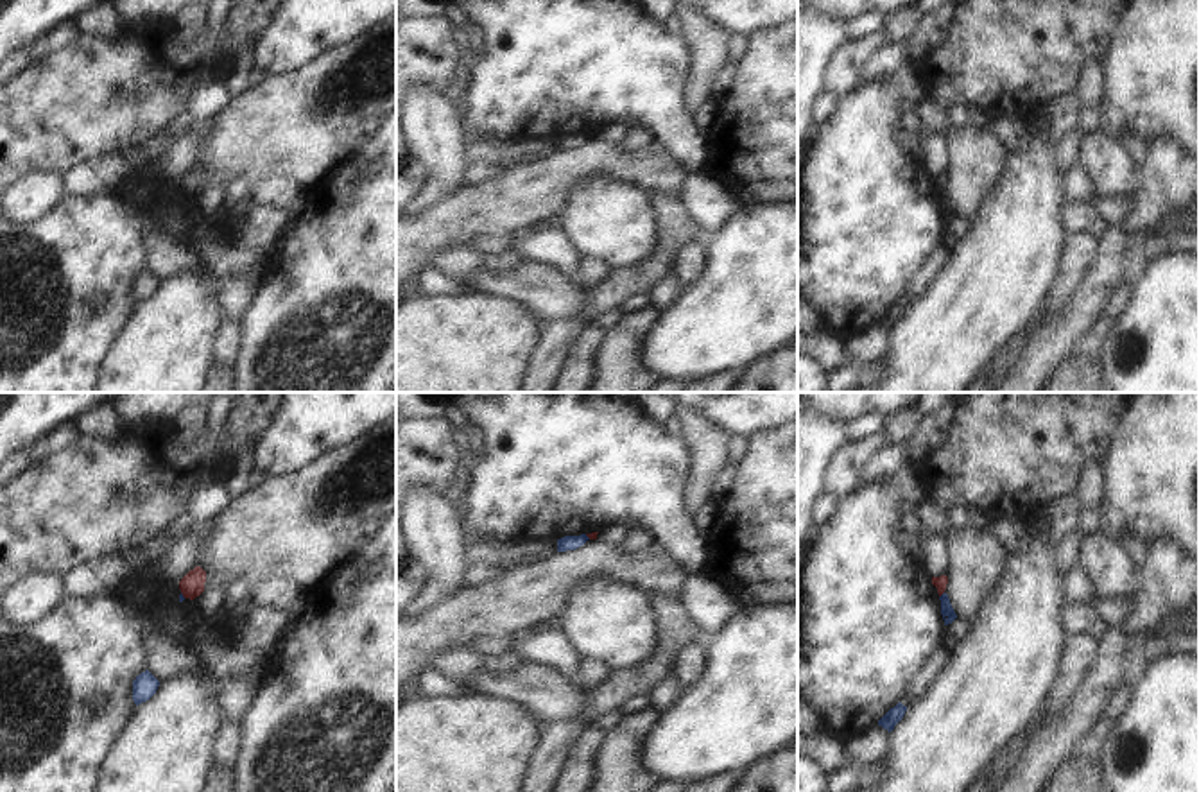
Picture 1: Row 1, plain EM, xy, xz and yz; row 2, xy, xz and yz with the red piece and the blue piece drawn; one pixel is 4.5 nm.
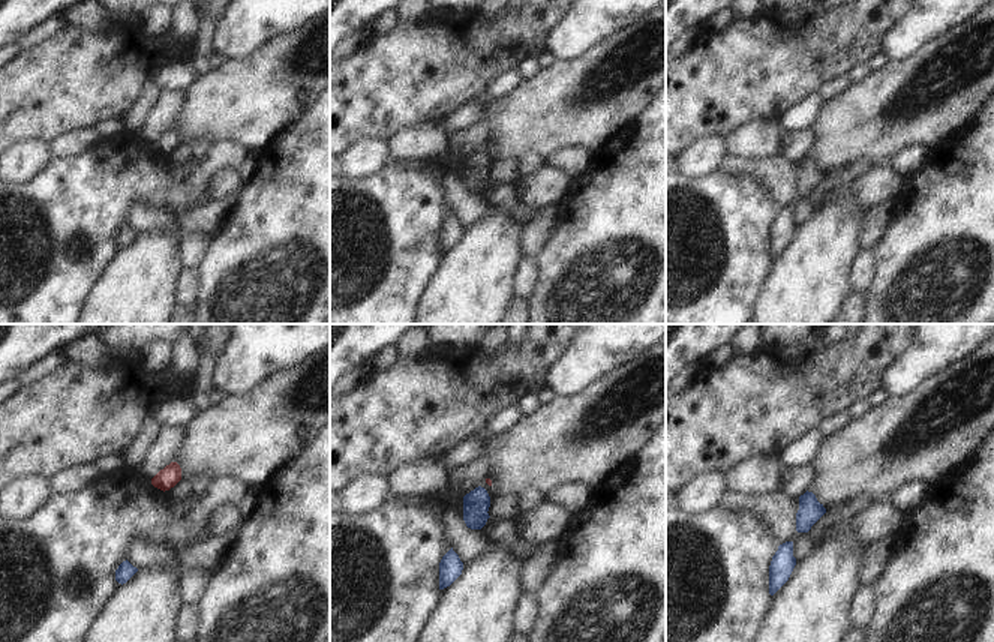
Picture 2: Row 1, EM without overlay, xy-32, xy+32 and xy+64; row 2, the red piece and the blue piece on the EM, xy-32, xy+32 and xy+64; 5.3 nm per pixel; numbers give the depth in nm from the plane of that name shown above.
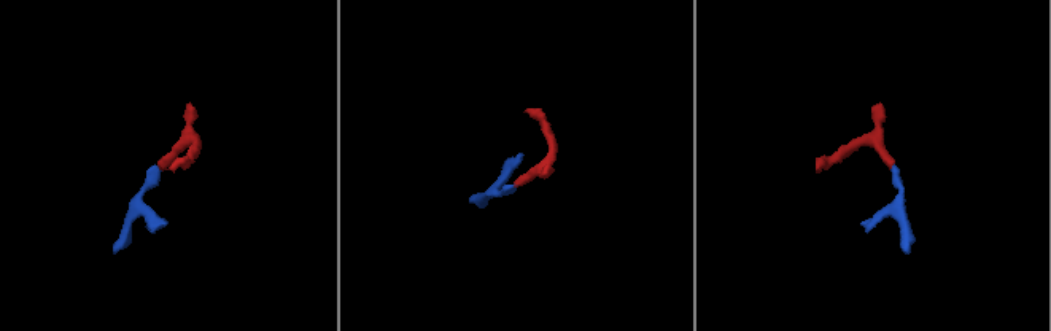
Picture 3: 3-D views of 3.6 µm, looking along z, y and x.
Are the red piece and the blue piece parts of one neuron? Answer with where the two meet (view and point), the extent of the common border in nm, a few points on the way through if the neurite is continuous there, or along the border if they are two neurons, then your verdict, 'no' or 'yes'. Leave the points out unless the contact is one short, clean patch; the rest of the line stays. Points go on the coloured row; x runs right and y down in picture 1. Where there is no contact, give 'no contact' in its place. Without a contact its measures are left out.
yz (941, 594) | 40 nm | along yz (943, 592), (940, 597) | no

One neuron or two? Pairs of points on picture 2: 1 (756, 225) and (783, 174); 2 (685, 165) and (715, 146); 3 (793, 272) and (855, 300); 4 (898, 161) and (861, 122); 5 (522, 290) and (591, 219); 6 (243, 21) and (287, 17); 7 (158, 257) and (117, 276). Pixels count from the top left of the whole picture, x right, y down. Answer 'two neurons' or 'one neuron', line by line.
1: two neurons
2: one neuron
3: two neurons
4: two neurons
5: two neurons
6: one neuron
7: one neuron

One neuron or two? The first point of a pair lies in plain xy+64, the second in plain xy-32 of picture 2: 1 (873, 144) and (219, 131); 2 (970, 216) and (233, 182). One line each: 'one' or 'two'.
1: one
2: two

